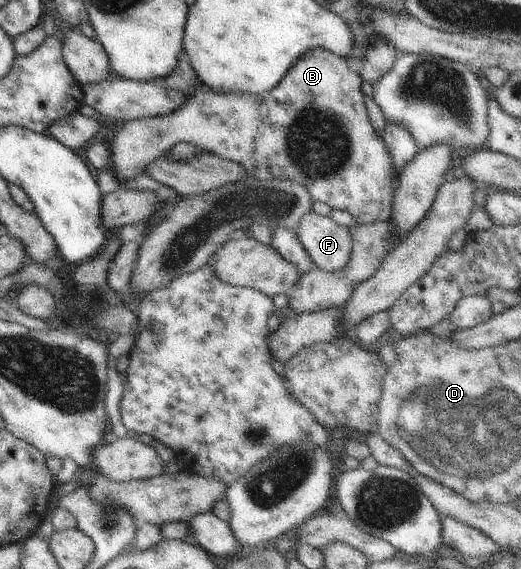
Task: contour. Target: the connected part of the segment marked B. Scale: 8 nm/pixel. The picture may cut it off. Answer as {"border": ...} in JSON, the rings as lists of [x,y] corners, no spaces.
{"border":[[[315,48],[306,54],[301,55],[299,59],[291,66],[291,69],[285,74],[285,77],[271,91],[262,94],[252,93],[223,93],[223,91],[209,91],[196,89],[186,102],[183,102],[177,109],[166,113],[165,115],[155,116],[152,118],[139,118],[129,120],[124,124],[121,131],[114,138],[110,150],[110,167],[113,176],[123,186],[128,179],[135,179],[139,175],[146,173],[146,167],[161,154],[169,151],[176,143],[189,142],[196,146],[205,148],[207,152],[213,153],[235,163],[239,162],[240,166],[246,169],[249,177],[263,180],[291,180],[298,184],[308,187],[313,201],[323,201],[333,209],[347,210],[359,224],[372,224],[378,221],[385,221],[392,215],[392,203],[394,200],[395,181],[392,171],[392,161],[390,153],[384,146],[384,140],[378,136],[371,126],[371,121],[367,116],[367,107],[361,90],[362,77],[349,68],[347,60],[328,49]]]}

